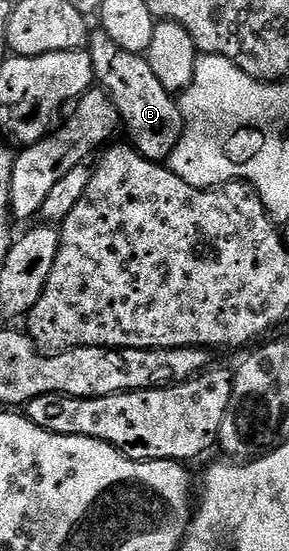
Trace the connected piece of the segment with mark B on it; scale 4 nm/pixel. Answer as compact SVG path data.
M101 32L91 33L88 49L94 81L116 104L119 115L124 119L124 130L130 133L129 145L146 161L165 163L186 126L179 99L167 91L160 80L156 80L156 72L152 72L149 57L133 54L112 44L109 36Z

